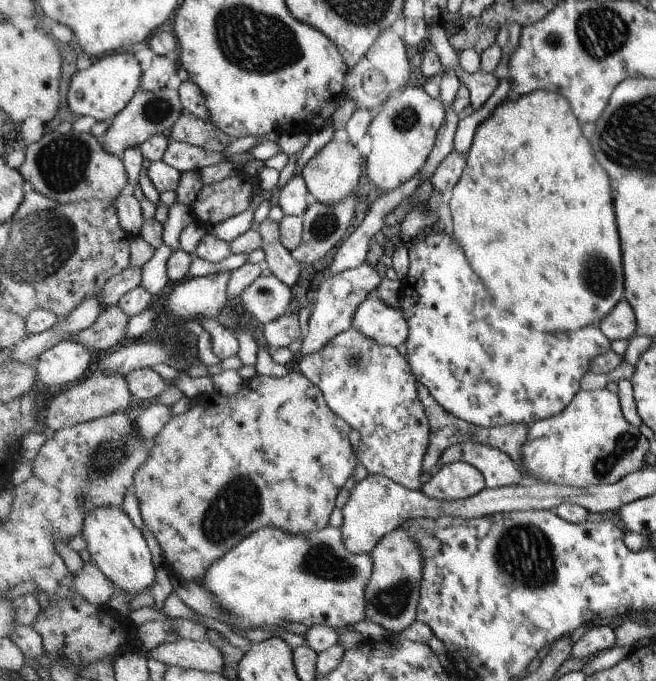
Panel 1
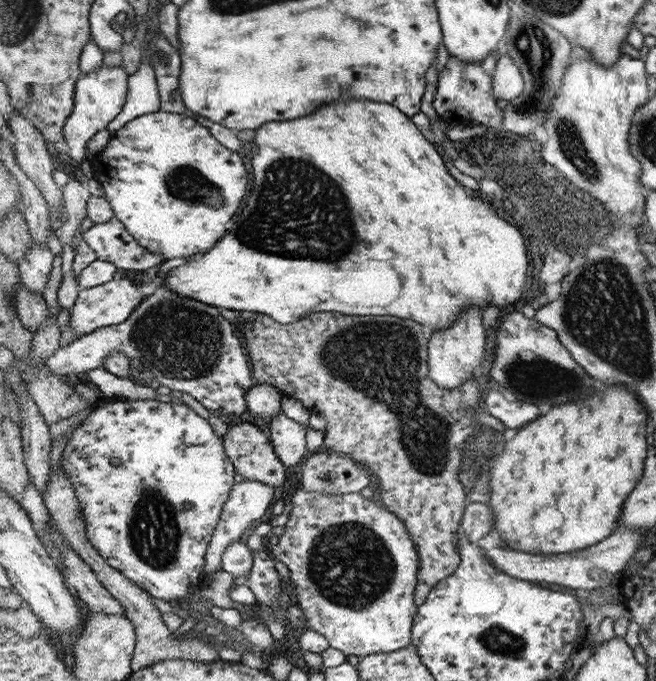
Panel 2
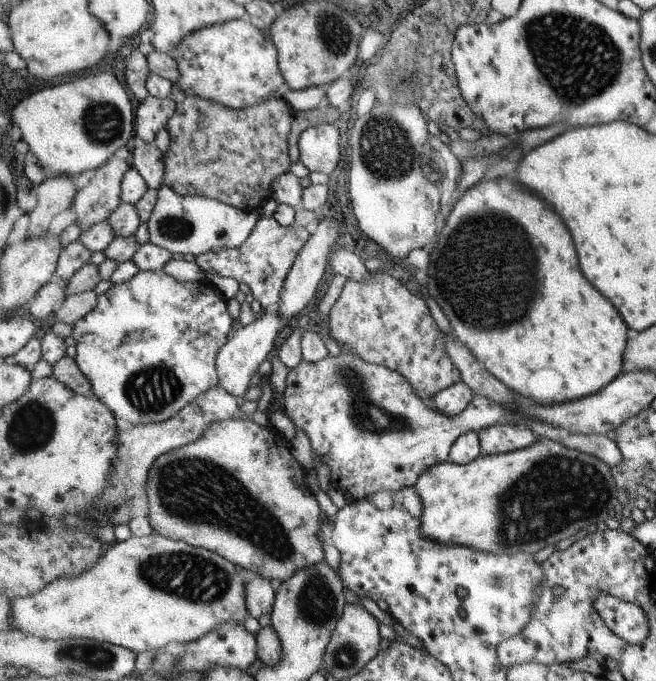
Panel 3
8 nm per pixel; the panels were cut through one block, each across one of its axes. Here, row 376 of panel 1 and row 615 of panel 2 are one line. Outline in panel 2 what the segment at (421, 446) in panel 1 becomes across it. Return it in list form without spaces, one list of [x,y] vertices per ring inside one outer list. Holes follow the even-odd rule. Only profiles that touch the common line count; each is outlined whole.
[[[301,486],[294,492],[291,499],[287,501],[289,519],[278,531],[279,539],[269,544],[268,550],[274,554],[277,560],[284,562],[291,572],[291,580],[295,585],[297,600],[305,610],[308,628],[327,638],[330,647],[340,650],[346,656],[363,657],[377,653],[394,653],[410,645],[412,642],[414,617],[419,607],[416,603],[416,590],[418,577],[420,576],[421,559],[405,522],[402,522],[402,519],[398,518],[398,515],[395,515],[391,510],[385,509],[385,506],[375,497],[364,498],[361,493],[333,495],[318,491],[307,491]]]

